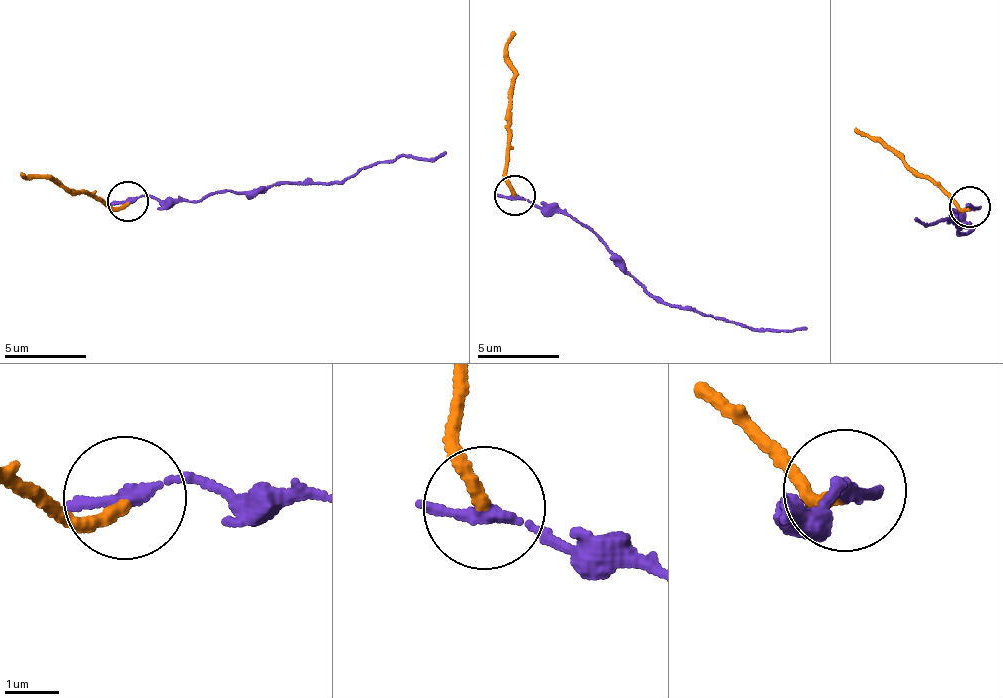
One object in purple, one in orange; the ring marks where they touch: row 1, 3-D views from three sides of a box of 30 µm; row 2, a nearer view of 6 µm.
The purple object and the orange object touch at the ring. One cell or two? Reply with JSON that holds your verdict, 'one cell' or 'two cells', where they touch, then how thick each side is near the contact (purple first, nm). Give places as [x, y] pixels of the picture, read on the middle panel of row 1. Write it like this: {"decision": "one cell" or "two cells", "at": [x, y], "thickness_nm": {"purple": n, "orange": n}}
{"decision": "two cells", "at": [514, 195], "thickness_nm": {"purple": 200, "orange": 240}}

